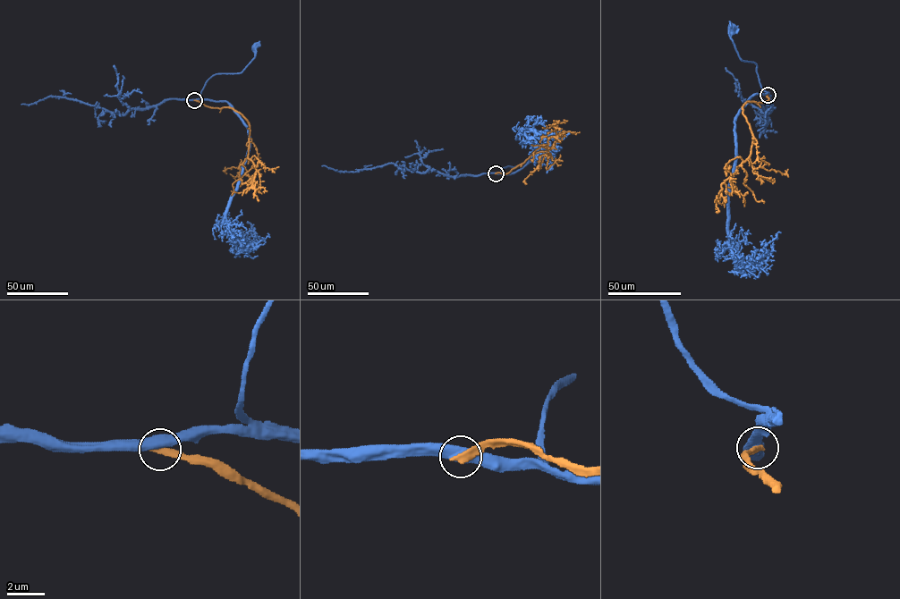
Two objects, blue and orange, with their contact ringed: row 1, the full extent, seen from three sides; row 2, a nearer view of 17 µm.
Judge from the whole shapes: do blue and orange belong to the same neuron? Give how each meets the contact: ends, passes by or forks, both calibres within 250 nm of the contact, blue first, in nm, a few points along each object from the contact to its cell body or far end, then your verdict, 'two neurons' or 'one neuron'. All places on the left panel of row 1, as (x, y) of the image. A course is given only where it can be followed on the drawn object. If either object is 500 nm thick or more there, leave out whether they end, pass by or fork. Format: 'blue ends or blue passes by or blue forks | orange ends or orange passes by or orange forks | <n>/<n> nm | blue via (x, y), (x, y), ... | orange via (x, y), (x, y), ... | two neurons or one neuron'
550/400 nm | blue via (195, 100), (199, 98), (205, 83), (213, 75), (241, 72), (254, 57), (254, 46) | orange via (195, 100), (212, 107), (233, 108), (248, 122), (248, 157), (256, 170), (248, 181), (246, 189), (232, 195) | two neurons

